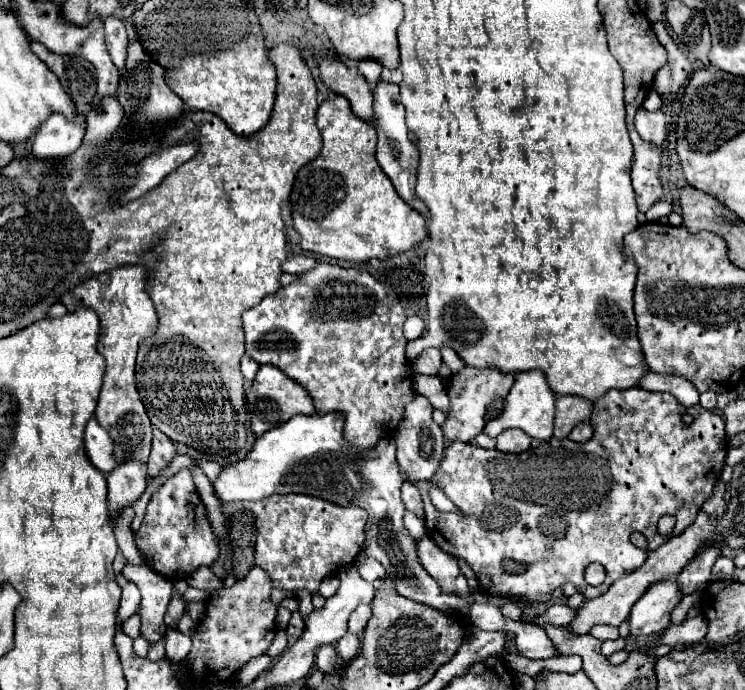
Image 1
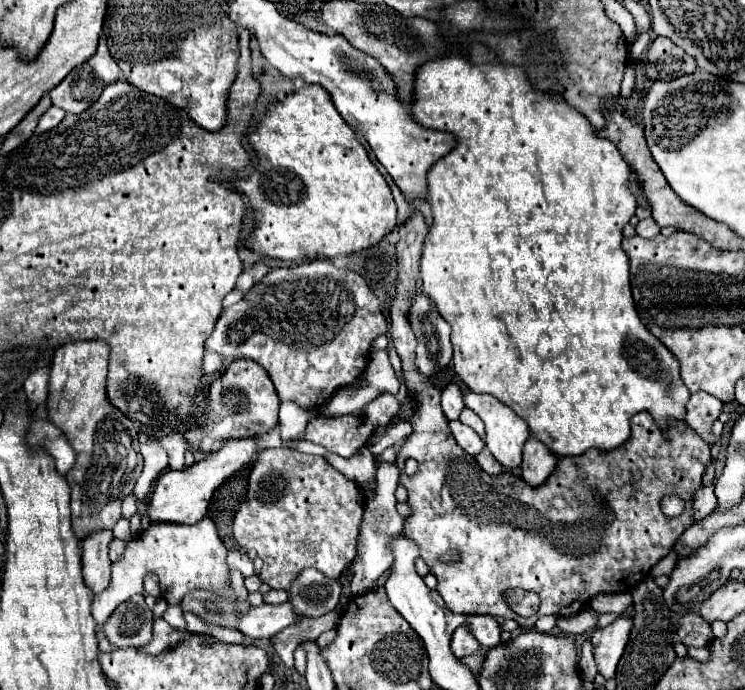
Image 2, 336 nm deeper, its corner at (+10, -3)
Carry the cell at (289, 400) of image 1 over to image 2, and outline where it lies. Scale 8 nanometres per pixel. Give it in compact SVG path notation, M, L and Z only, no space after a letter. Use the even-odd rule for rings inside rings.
M250 359L232 361L224 375L212 383L210 391L212 395L208 397L208 417L204 419L204 427L186 433L186 439L194 447L202 451L214 451L230 437L264 435L278 425L280 399L270 377L258 363Z

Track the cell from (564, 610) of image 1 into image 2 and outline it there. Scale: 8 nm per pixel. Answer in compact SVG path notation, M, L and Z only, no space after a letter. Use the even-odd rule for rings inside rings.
M462 625L462 627L458 627L454 631L454 635L452 635L452 651L454 651L454 655L458 659L462 659L466 655L474 655L478 649L480 649L480 643L478 643L478 639L474 639L470 627Z

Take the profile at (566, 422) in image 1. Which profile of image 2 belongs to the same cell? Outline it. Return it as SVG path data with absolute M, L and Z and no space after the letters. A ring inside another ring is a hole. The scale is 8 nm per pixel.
M528 437L524 445L524 459L522 459L522 477L530 485L542 485L556 465L556 455L546 449L536 437Z

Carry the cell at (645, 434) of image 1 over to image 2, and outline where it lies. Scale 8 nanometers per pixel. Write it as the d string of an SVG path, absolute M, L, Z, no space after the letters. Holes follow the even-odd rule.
M414 213L406 223L402 223L398 227L398 233L400 233L400 239L396 243L396 257L398 257L398 277L396 277L396 295L394 295L394 301L390 305L390 337L392 337L392 345L394 349L398 351L400 359L402 359L402 371L406 375L406 385L408 389L416 395L416 413L412 417L412 425L414 425L414 433L406 439L406 443L402 445L402 449L398 451L398 457L396 457L396 467L400 469L400 483L406 487L408 491L408 505L410 505L410 515L406 517L406 523L404 523L404 533L408 537L412 537L418 547L420 547L420 557L426 561L426 565L430 567L430 573L436 575L438 579L438 587L436 591L442 595L446 607L454 613L466 613L466 615L494 615L494 617L506 617L506 619L514 619L520 623L520 627L534 627L536 619L542 617L542 615L554 615L554 617L570 617L570 615L576 615L578 611L582 611L582 607L596 595L596 593L622 593L622 591L632 591L642 579L646 579L650 575L650 569L670 553L670 547L676 543L676 539L684 533L684 529L688 529L692 523L694 523L694 513L692 513L692 497L696 493L696 489L702 485L702 475L708 467L708 463L712 461L712 455L710 455L710 443L706 443L690 425L686 425L686 421L678 421L678 419L670 419L668 421L668 427L666 431L662 431L658 427L658 423L654 421L654 417L648 413L648 411L642 411L642 413L636 413L630 421L630 427L632 427L632 435L630 439L612 449L610 451L610 465L608 465L608 453L606 451L600 451L600 449L590 449L586 451L584 455L580 457L564 457L564 471L562 467L558 465L556 471L546 479L546 483L538 485L538 487L530 487L522 477L516 477L514 481L514 475L512 473L500 473L500 475L488 475L486 471L482 471L476 463L476 459L472 455L468 455L466 451L462 451L462 447L458 447L458 443L454 441L450 429L448 429L448 419L444 417L442 409L440 409L440 391L432 385L432 383L426 383L426 379L422 379L422 375L418 375L418 371L414 371L414 351L416 351L416 337L414 337L414 331L410 327L410 305L412 305L412 299L414 299L414 293L416 293L416 281L418 281L418 273L420 273L420 257L422 257L422 245L424 245L424 239L428 235L430 227L426 225L422 213ZM412 457L418 461L418 473L414 477L406 477L404 475L404 461ZM640 473L640 481L642 485L640 487L634 487L632 483L632 477ZM666 495L678 495L680 499L684 499L686 507L684 507L684 513L678 515L678 517L666 517L662 511L660 511L660 501L662 497ZM448 551L458 551L460 553L460 559L456 561L442 561L442 555L448 553ZM512 589L526 589L526 591L532 591L540 597L540 609L538 613L534 613L532 617L522 617L518 613L514 613L506 601L504 601L504 593L506 591L512 591Z

